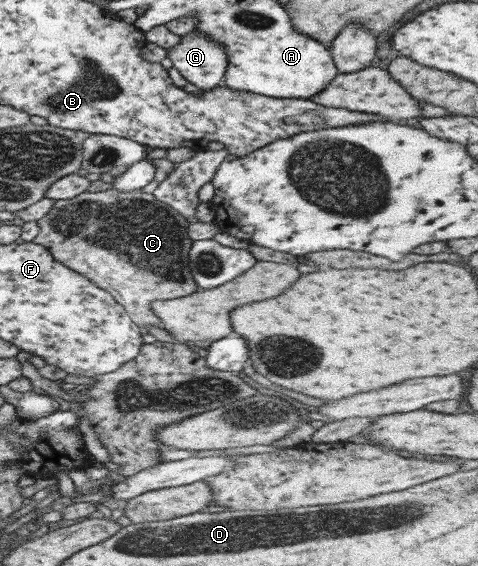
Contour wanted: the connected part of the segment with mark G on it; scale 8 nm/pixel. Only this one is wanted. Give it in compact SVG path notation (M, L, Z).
M190 31L166 54L172 67L198 89L212 90L224 77L228 55L221 43L201 31Z

